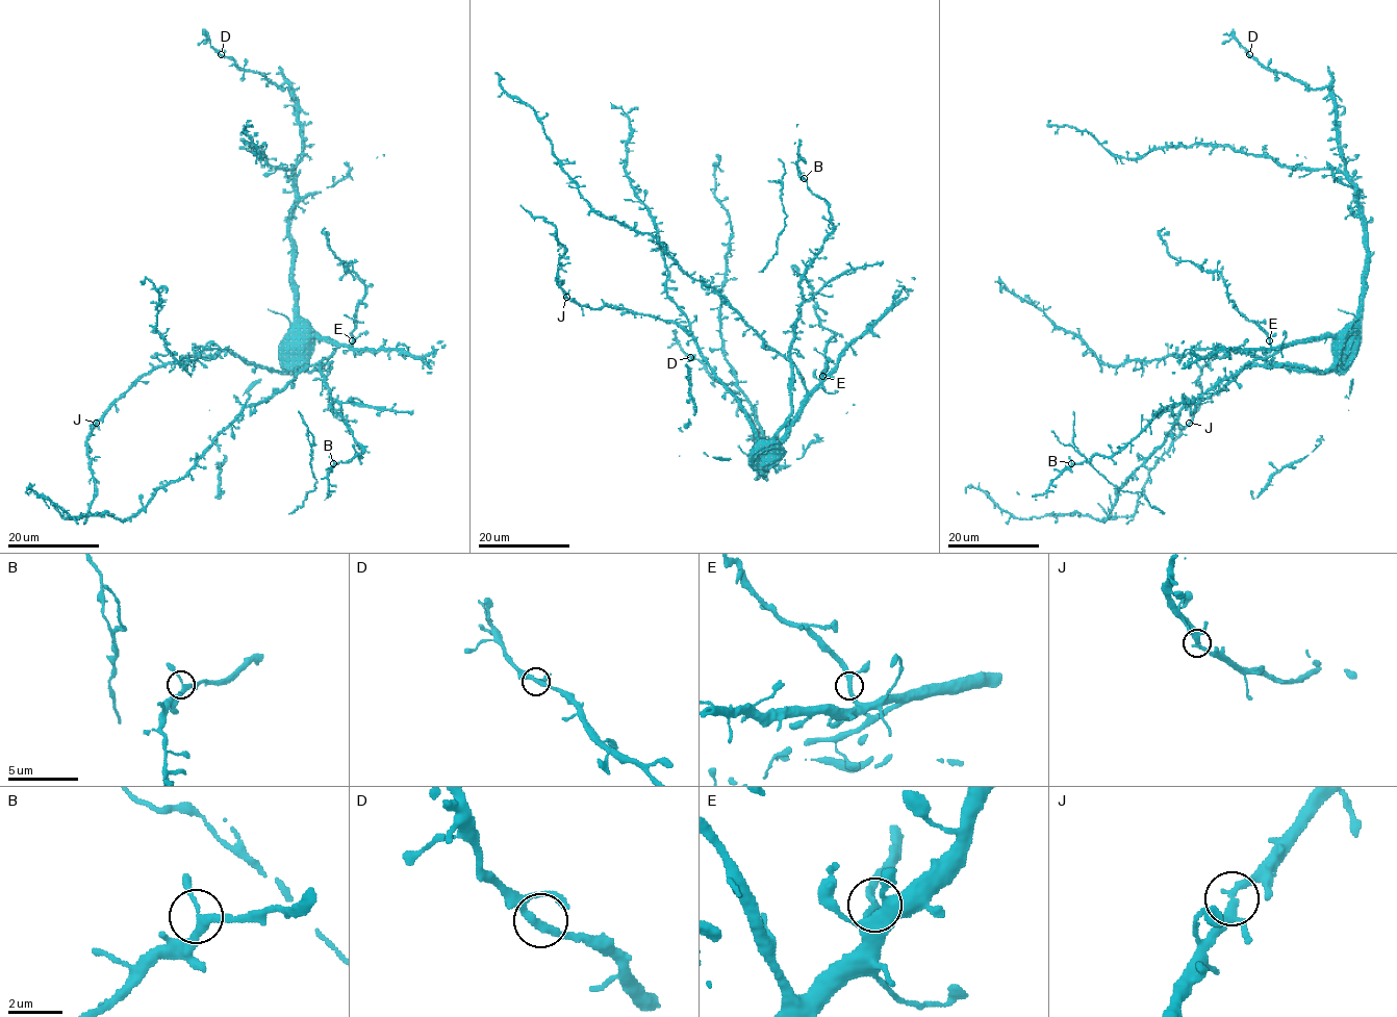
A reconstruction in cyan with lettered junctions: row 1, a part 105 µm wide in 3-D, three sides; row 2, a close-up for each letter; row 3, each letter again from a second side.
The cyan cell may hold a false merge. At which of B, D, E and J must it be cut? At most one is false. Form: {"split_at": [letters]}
{"split_at": []}

